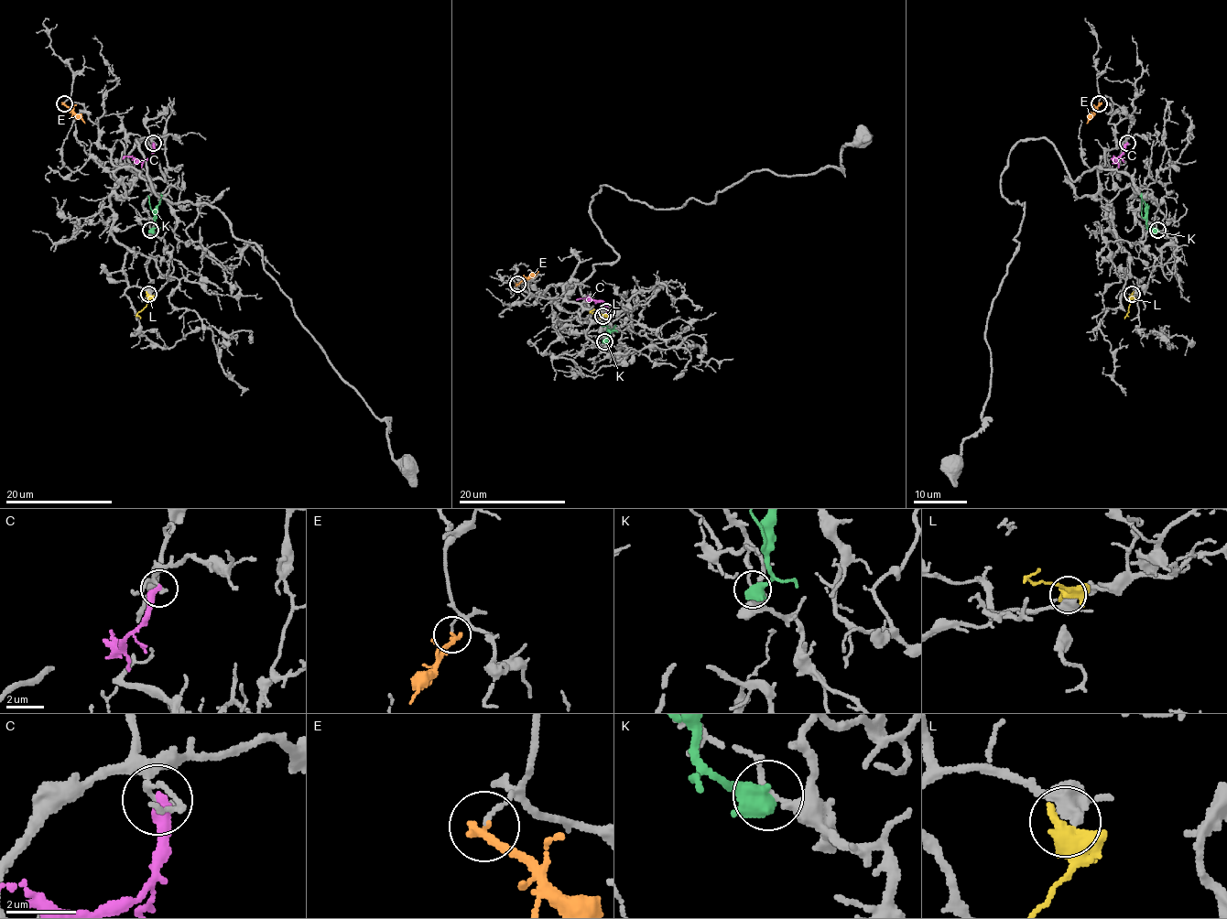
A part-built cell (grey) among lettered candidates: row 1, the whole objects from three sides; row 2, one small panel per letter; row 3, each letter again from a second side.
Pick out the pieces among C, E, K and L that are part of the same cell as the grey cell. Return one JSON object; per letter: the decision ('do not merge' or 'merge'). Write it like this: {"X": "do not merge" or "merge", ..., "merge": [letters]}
{"C": "do not merge", "E": "do not merge", "K": "do not merge", "L": "do not merge", "merge": []}

